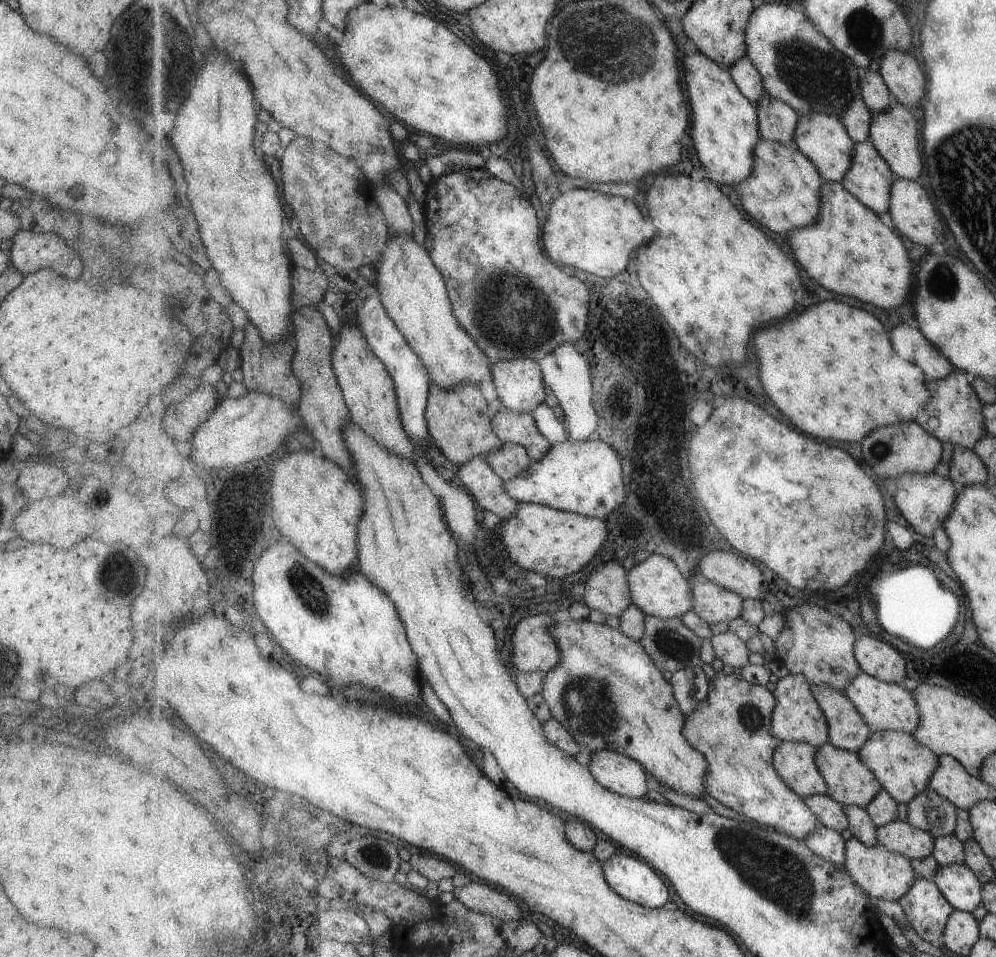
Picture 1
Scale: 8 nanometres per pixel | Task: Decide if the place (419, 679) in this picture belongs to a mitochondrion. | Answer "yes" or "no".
no

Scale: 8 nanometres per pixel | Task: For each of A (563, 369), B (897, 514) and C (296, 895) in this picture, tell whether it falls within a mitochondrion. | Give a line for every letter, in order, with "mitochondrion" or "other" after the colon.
A: other
B: other
C: other

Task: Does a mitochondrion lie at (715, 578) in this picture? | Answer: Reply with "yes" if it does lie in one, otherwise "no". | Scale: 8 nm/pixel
no

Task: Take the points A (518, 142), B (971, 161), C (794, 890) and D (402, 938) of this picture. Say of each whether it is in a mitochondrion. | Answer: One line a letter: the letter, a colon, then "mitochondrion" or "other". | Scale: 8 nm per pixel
A: other
B: mitochondrion
C: mitochondrion
D: other

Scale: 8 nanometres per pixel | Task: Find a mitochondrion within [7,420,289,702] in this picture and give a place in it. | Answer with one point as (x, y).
(116, 574)

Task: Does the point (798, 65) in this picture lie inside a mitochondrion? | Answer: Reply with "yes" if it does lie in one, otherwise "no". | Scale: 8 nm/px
yes

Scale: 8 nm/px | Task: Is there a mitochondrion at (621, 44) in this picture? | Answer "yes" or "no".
yes

